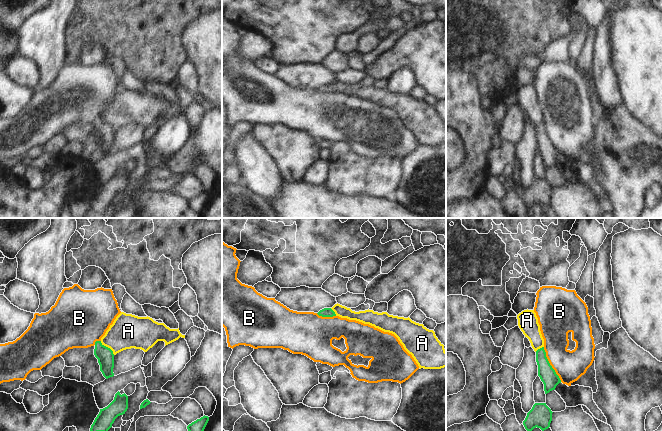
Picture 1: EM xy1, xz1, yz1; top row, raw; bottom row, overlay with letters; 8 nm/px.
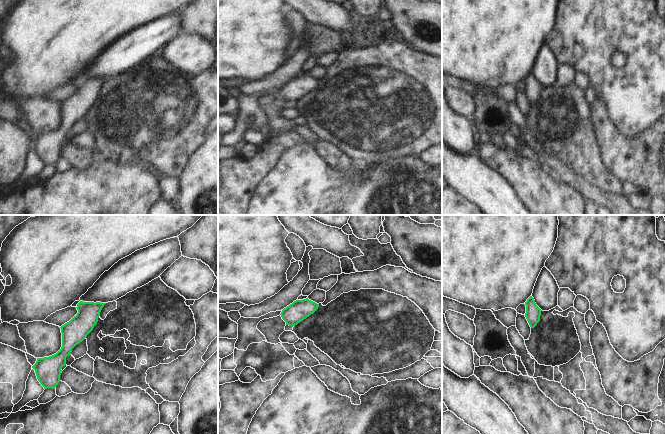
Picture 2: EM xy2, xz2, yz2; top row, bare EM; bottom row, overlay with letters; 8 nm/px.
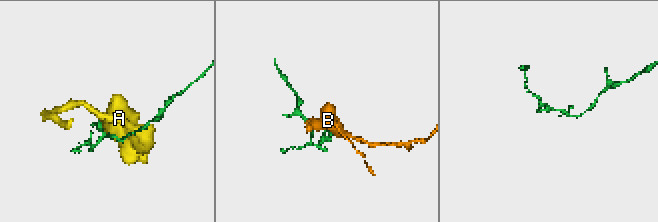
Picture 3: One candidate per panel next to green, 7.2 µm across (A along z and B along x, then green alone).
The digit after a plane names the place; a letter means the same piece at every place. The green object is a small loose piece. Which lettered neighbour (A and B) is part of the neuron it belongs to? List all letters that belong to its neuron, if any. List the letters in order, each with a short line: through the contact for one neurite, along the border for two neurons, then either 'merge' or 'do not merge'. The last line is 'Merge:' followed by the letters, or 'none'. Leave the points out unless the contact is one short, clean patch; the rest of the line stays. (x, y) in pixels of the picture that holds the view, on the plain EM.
A: xy1 (100, 117), (114, 130) | do not merge
B: yz1 (543, 123), (549, 140), (561, 157) | do not merge
Merge: none

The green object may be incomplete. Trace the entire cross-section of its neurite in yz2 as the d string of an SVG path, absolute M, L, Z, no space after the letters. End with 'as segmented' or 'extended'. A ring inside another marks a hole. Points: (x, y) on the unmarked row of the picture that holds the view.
M530 72L525 78L526 89L525 93L531 104L534 104L537 99L540 97L541 85L536 81L535 76Z | as segmented

